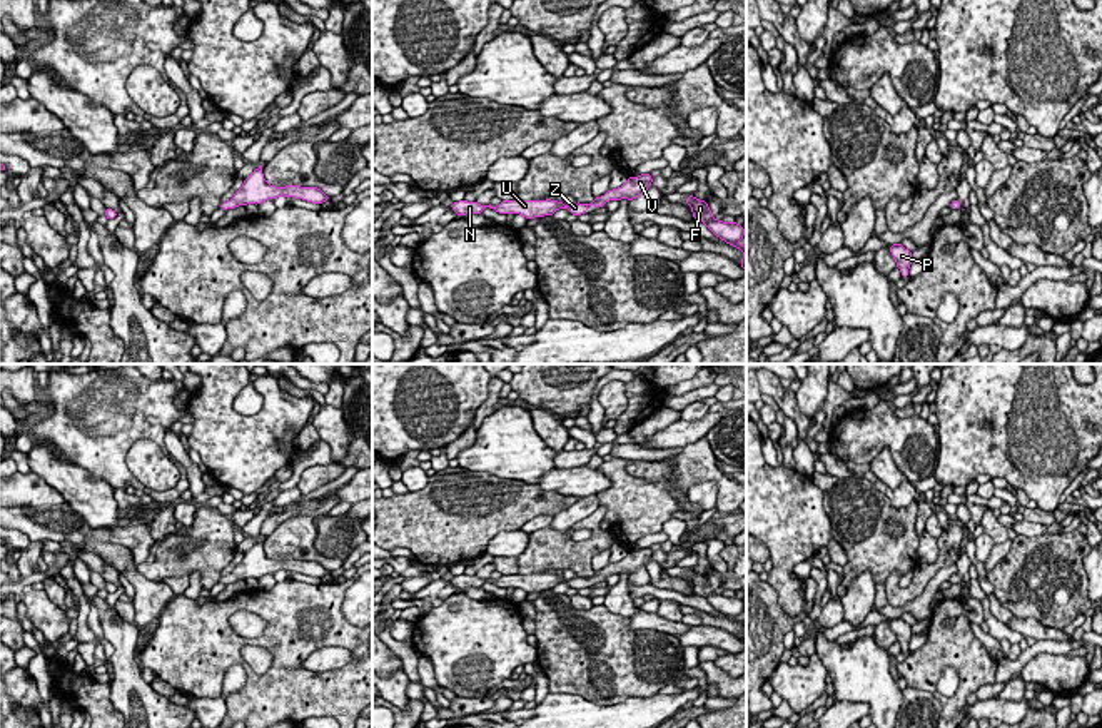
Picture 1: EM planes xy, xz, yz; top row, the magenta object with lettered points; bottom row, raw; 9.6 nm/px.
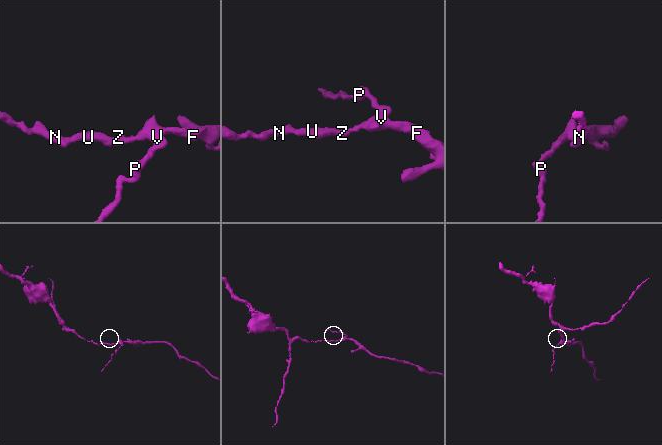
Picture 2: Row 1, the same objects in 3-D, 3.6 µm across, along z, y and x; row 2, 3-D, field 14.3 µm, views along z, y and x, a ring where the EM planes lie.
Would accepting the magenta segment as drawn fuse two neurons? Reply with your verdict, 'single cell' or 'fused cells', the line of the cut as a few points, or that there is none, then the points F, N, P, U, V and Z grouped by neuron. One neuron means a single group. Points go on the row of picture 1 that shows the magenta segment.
single cell | no cut | F N P U V Z

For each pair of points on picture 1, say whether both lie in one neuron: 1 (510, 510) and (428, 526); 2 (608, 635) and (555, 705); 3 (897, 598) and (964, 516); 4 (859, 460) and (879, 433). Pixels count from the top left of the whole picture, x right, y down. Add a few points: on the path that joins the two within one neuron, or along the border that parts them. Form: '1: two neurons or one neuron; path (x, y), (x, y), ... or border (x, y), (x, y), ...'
1: one neuron; path (490, 516), (453, 518), (448, 521)
2: two neurons; border (550, 690), (581, 695), (601, 705)
3: two neurons; border (955, 516), (960, 521)
4: one neuron; path (859, 453), (872, 439)

